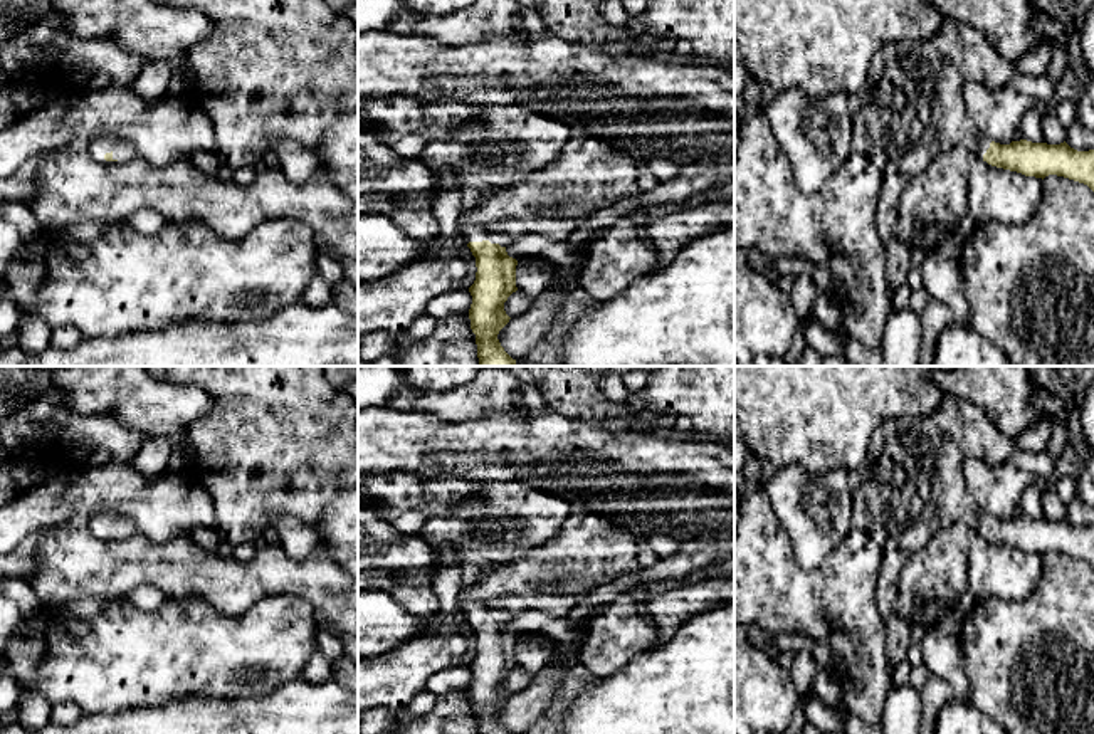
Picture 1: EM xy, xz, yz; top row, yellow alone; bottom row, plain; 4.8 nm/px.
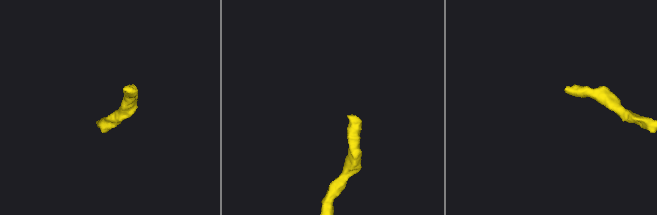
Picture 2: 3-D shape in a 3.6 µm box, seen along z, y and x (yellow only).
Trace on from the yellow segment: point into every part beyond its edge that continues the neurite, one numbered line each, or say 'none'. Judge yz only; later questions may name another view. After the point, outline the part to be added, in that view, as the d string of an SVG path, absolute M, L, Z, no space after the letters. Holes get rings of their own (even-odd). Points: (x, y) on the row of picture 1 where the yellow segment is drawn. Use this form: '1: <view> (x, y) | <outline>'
1: yz (911, 108) | M943 17L933 37L891 42L874 55L867 84L850 94L852 149L877 161L886 175L913 176L936 155L956 146L965 146L971 156L983 160L991 141L966 116L963 84L980 82L1000 89L1015 76L1013 64L1002 59L978 30Z

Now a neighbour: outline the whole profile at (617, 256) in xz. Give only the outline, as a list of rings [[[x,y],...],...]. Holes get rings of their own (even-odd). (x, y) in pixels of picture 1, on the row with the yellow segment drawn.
[[[613,223],[595,237],[576,280],[580,296],[603,302],[620,296],[657,265],[655,247],[637,227]]]

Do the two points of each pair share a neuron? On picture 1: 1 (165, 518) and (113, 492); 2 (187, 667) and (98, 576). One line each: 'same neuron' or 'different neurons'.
1: same neuron
2: different neurons

